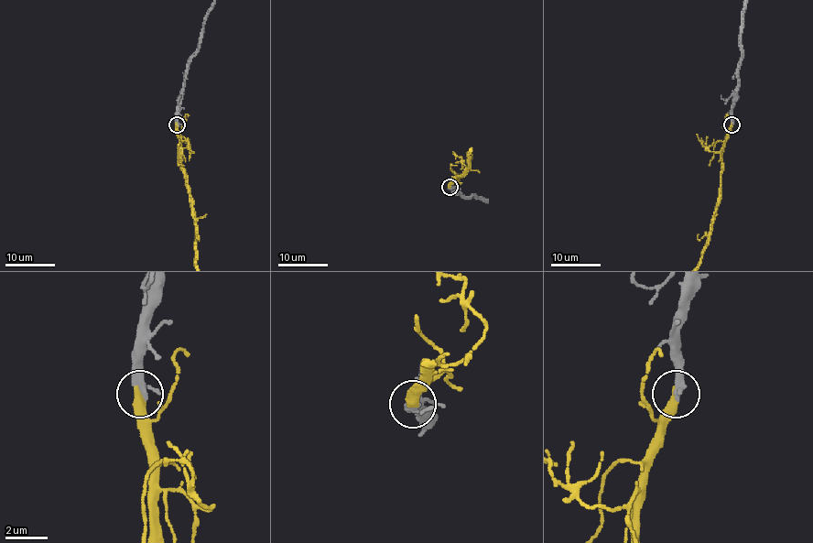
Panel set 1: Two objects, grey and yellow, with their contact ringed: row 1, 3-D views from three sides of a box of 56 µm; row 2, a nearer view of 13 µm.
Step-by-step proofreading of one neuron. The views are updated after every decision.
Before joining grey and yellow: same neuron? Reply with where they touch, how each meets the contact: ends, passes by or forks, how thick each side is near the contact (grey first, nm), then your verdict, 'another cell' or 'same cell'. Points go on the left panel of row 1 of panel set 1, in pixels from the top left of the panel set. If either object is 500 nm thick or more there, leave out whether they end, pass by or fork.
place (177, 124); grey passes by; yellow ends; calibres 280 and 440 nm; same cell

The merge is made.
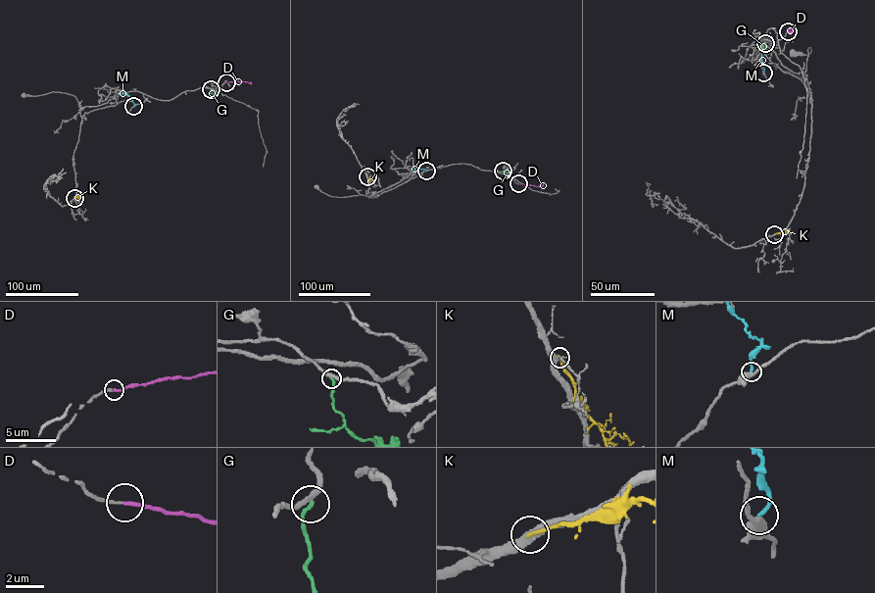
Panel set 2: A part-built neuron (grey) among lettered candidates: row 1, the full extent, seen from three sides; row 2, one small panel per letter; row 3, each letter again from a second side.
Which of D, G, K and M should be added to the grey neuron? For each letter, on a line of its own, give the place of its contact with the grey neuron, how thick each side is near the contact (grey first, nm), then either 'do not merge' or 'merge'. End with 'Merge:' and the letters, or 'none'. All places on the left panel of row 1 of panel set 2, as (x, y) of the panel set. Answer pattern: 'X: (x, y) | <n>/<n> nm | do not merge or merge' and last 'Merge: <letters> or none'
D: (226, 82) | 160/190 nm | merge
G: (211, 89) | 280/220 nm | do not merge
K: (74, 198) | 420/190 nm | do not merge
M: (133, 106) | 400/190 nm | do not merge
Merge: D

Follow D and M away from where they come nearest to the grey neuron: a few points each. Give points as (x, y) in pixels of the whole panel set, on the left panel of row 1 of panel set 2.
D: (226, 82), (250, 81)
M: (134, 106), (129, 96), (121, 94)

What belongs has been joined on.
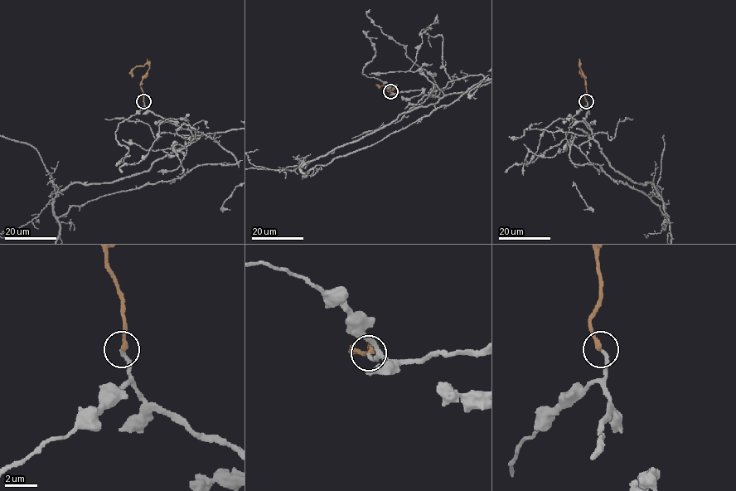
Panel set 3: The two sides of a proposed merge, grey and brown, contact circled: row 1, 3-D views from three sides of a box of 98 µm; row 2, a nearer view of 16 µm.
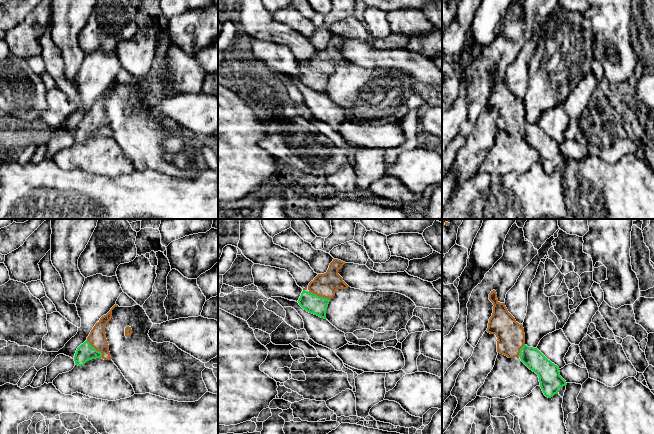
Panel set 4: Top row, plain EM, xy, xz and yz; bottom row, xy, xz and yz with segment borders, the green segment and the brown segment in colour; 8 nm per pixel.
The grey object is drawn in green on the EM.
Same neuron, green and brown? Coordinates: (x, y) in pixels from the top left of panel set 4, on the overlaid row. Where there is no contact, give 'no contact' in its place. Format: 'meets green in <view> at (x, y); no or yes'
meets green in xy at (95, 349); yes

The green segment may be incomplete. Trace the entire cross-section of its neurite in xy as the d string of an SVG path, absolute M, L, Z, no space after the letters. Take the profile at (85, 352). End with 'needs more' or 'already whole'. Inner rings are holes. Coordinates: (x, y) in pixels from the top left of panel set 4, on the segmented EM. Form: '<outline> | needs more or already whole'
M115 304L106 315L100 318L91 330L87 340L77 348L74 356L76 365L83 366L87 361L96 358L111 360L105 327L112 318L112 310L117 306Z | needs more

